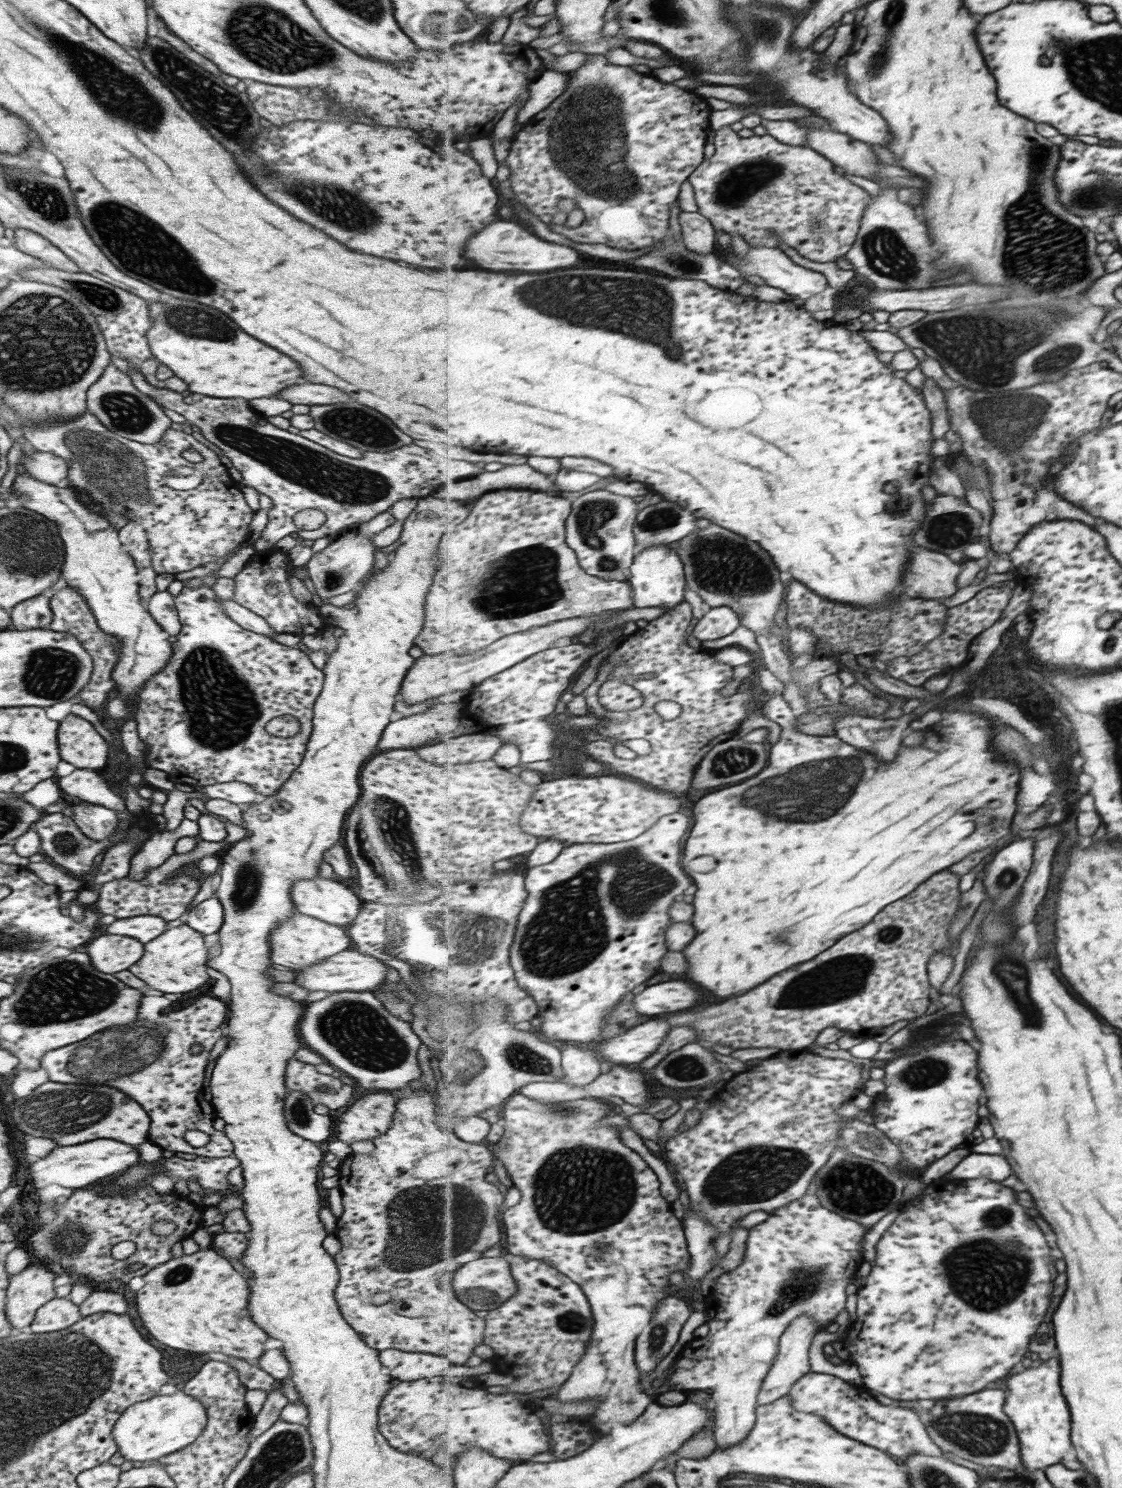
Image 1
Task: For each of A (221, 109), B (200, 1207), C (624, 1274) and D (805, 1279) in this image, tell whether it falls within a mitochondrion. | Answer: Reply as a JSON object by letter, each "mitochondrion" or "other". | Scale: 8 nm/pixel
{"A":"mitochondrion","B":"other","C":"other","D":"mitochondrion"}

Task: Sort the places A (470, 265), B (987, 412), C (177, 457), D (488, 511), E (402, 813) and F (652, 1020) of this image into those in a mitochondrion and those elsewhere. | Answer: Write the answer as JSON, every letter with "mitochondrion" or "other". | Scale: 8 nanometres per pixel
{"A":"other","B":"mitochondrion","C":"other","D":"other","E":"mitochondrion","F":"other"}

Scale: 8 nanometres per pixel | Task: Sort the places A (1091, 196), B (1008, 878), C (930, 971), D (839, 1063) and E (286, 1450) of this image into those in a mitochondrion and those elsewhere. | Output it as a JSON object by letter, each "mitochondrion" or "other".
{"A":"mitochondrion","B":"mitochondrion","C":"other","D":"other","E":"mitochondrion"}

